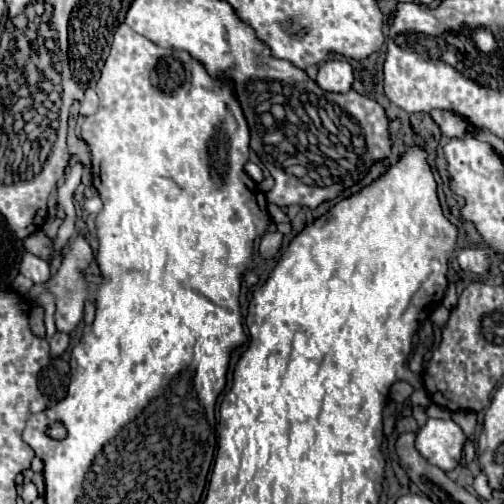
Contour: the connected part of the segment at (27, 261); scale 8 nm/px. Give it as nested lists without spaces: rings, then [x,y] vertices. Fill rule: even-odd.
[[[26,253],[22,257],[22,263],[20,263],[20,273],[28,279],[32,279],[36,285],[38,283],[46,283],[50,279],[50,267],[46,261],[42,261],[40,257],[32,255],[32,253]]]

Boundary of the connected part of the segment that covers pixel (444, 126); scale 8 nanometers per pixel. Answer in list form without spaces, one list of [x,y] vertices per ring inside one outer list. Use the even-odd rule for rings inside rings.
[[[434,109],[434,111],[430,111],[430,115],[432,115],[434,123],[440,127],[442,135],[446,135],[446,137],[458,137],[458,135],[466,135],[466,133],[474,135],[474,127],[456,113]]]

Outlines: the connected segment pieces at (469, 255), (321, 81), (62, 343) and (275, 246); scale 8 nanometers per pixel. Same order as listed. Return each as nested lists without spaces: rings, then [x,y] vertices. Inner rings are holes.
[[[462,249],[458,253],[458,263],[460,263],[462,271],[472,271],[478,275],[484,275],[490,267],[486,249]]]
[[[330,59],[330,61],[326,61],[318,69],[318,77],[316,77],[316,83],[324,91],[334,91],[334,93],[346,93],[346,91],[350,91],[352,81],[354,81],[352,65],[348,61],[342,61],[342,59]]]
[[[54,333],[54,337],[50,339],[50,355],[60,357],[66,351],[68,341],[70,341],[70,337],[66,333]]]
[[[278,231],[266,233],[266,235],[262,237],[262,241],[260,241],[260,247],[258,247],[260,255],[262,255],[264,259],[272,259],[272,257],[278,253],[280,245],[282,245],[282,237],[284,237],[284,235],[278,233]]]

